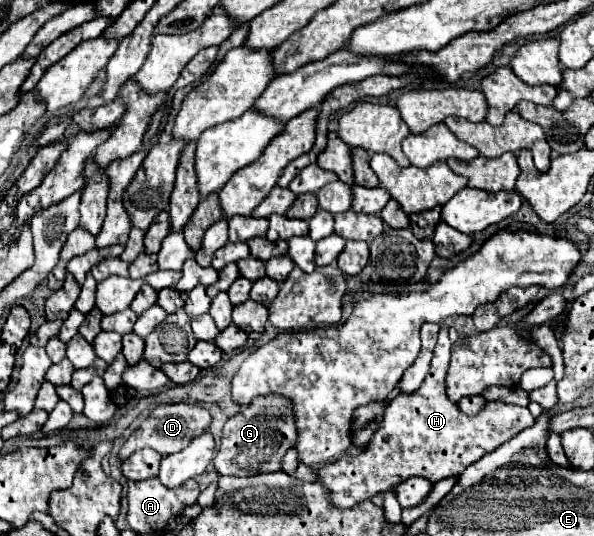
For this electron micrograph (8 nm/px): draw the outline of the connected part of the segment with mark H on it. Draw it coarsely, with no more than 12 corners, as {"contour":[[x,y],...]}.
{"contour":[[442,325],[416,393],[390,401],[366,451],[318,469],[352,507],[410,477],[458,477],[534,425],[528,407],[446,397]]}

